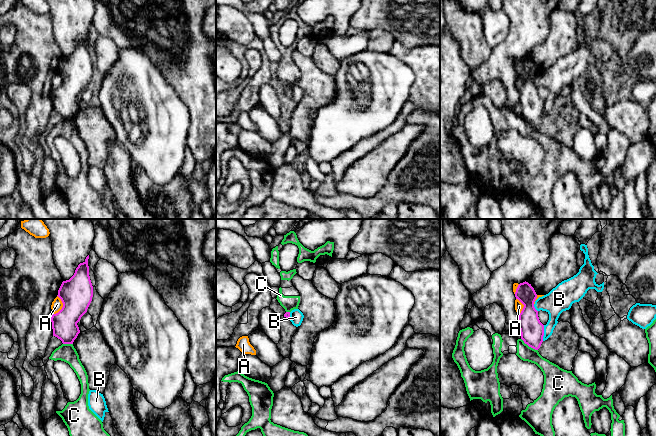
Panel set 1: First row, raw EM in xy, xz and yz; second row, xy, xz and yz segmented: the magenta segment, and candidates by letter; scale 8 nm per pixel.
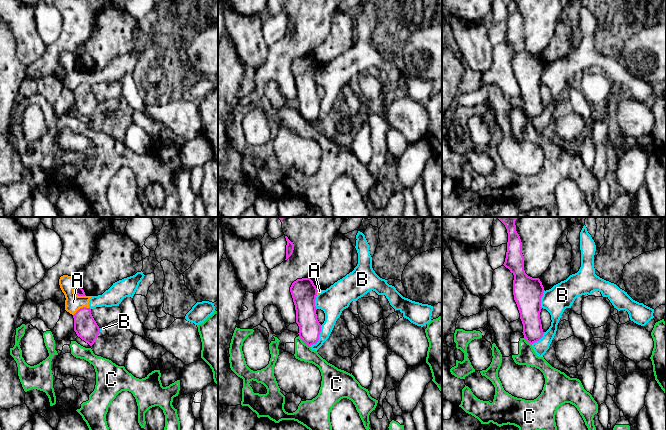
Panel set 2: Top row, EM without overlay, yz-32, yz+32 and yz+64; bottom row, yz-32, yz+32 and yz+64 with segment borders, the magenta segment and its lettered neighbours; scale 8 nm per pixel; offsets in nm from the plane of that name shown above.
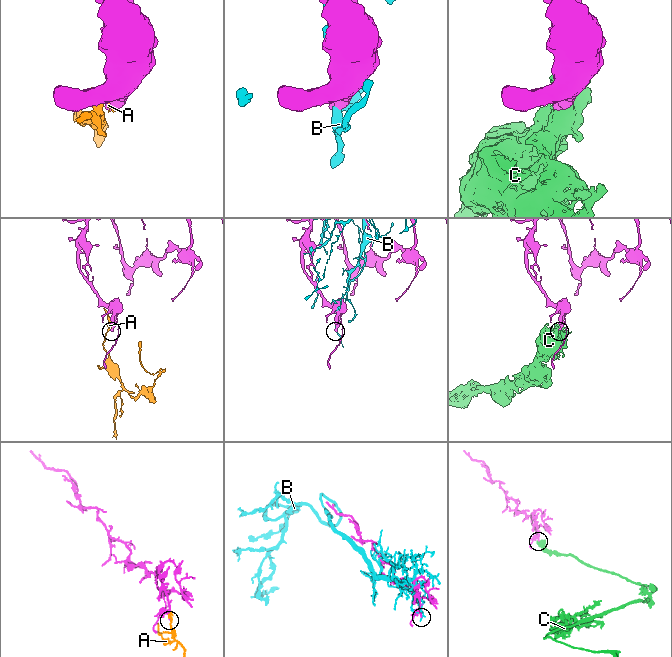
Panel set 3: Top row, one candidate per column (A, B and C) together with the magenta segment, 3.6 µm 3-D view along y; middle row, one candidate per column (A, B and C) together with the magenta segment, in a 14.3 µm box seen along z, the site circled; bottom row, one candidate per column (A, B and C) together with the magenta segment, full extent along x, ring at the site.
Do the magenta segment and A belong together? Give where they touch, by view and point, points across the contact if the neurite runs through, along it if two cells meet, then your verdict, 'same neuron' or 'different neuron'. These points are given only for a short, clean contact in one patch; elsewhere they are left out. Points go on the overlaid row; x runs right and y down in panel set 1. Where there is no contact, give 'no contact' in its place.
meets magenta in xy at (63, 306); border along xy (57, 295), (62, 303), (62, 307), (53, 314); different neuron

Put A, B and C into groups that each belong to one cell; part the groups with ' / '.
A / B / C

